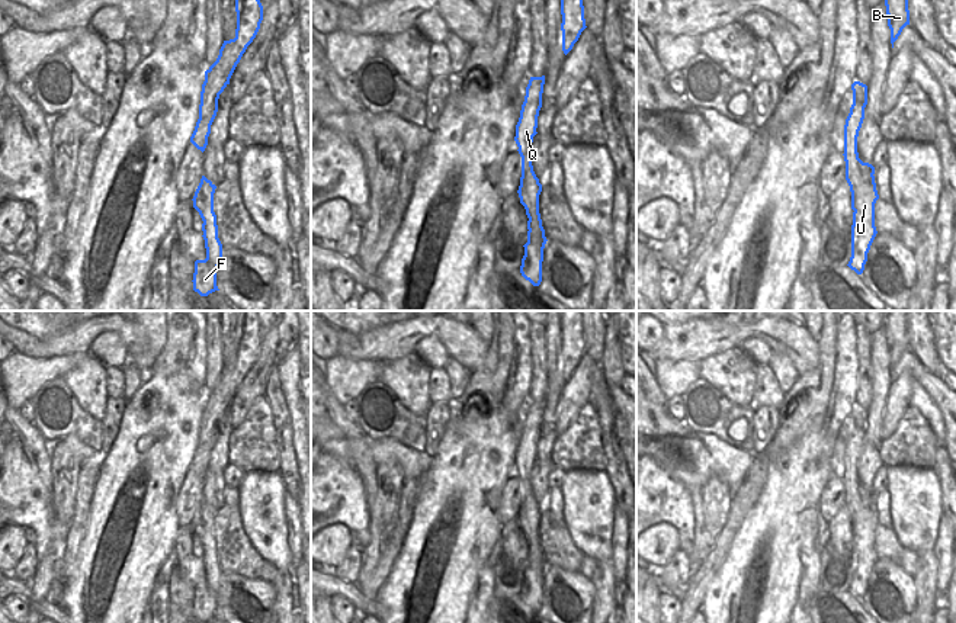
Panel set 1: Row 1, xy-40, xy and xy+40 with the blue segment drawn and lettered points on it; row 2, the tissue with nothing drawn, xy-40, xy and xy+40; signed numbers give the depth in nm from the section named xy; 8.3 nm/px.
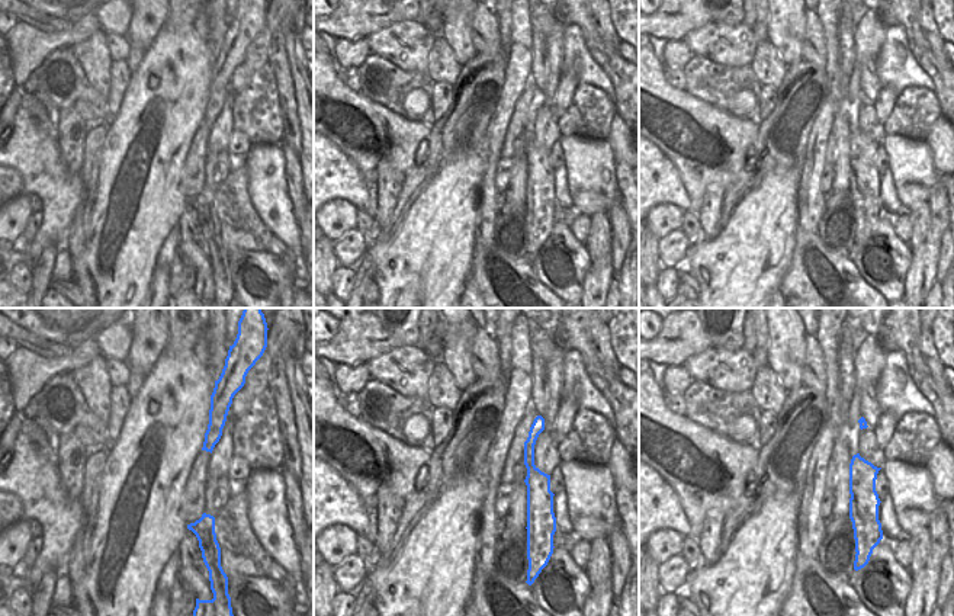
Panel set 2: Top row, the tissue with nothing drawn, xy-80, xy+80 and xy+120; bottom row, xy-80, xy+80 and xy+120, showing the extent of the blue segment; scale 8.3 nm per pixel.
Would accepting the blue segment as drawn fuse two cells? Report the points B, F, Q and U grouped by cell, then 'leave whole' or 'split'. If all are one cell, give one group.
B Q U / F | split

